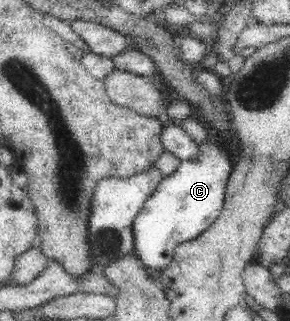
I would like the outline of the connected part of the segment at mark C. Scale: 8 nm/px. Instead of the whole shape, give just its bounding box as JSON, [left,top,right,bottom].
[131,137,236,275]

